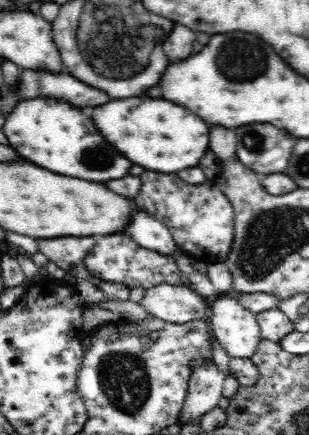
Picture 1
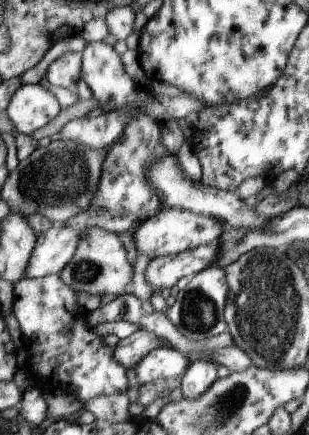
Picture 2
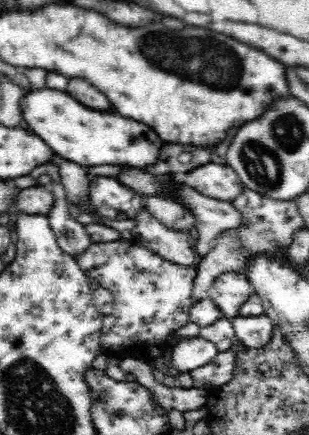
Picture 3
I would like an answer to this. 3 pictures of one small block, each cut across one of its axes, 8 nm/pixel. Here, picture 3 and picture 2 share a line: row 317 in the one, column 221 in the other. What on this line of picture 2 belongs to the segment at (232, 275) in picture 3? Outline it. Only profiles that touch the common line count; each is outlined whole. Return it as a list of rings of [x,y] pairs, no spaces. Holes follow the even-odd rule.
[[[161,208],[157,210],[155,216],[147,218],[145,222],[135,226],[135,246],[137,254],[141,260],[151,260],[151,258],[167,258],[167,256],[177,256],[181,252],[215,244],[221,234],[223,234],[223,224],[215,218],[201,216],[189,210],[179,210],[179,208]]]

